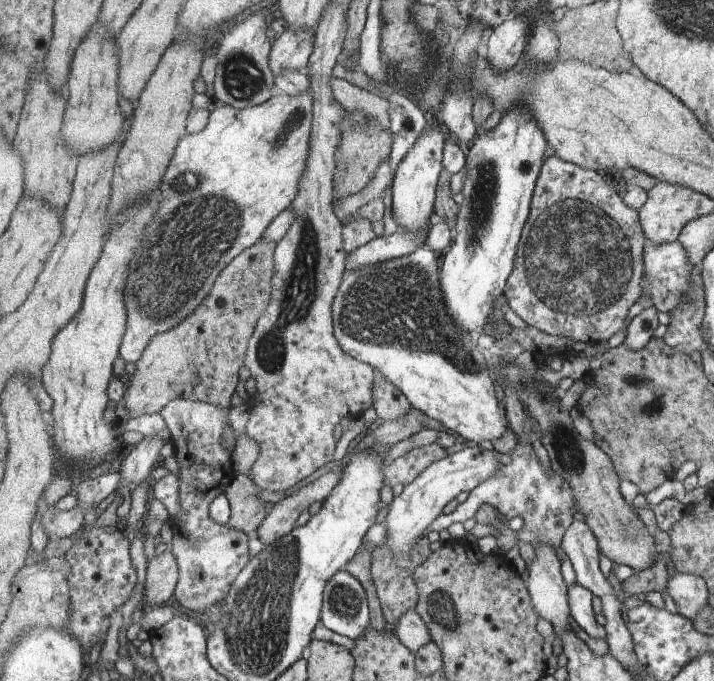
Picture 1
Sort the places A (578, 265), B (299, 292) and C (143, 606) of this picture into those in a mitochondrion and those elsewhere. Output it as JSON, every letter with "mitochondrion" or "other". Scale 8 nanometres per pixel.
{"A":"mitochondrion","B":"mitochondrion","C":"other"}

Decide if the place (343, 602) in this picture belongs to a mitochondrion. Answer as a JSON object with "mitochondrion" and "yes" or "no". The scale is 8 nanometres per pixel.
{"mitochondrion":"yes"}

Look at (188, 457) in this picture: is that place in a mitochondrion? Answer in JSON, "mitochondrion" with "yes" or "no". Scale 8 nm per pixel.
{"mitochondrion":"no"}

